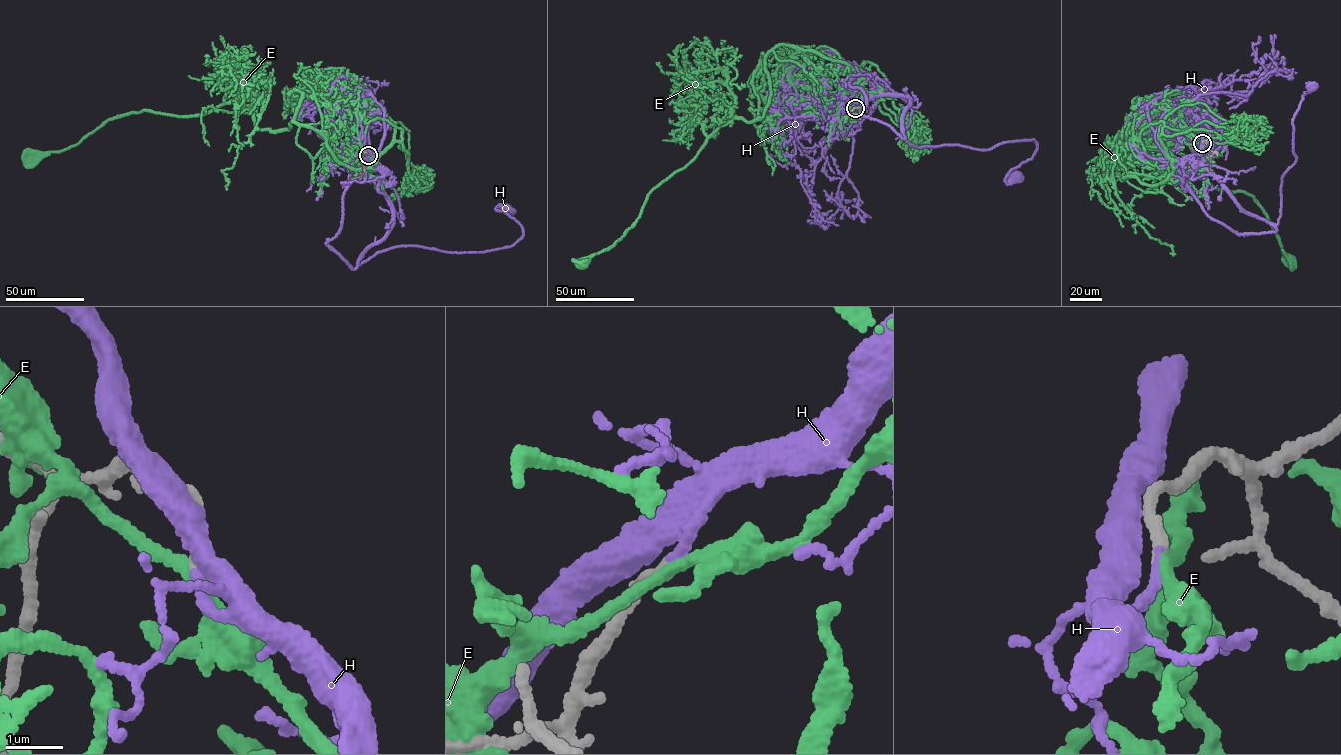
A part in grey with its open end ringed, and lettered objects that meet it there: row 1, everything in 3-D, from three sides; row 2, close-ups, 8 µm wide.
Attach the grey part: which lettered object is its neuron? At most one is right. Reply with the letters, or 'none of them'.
H

